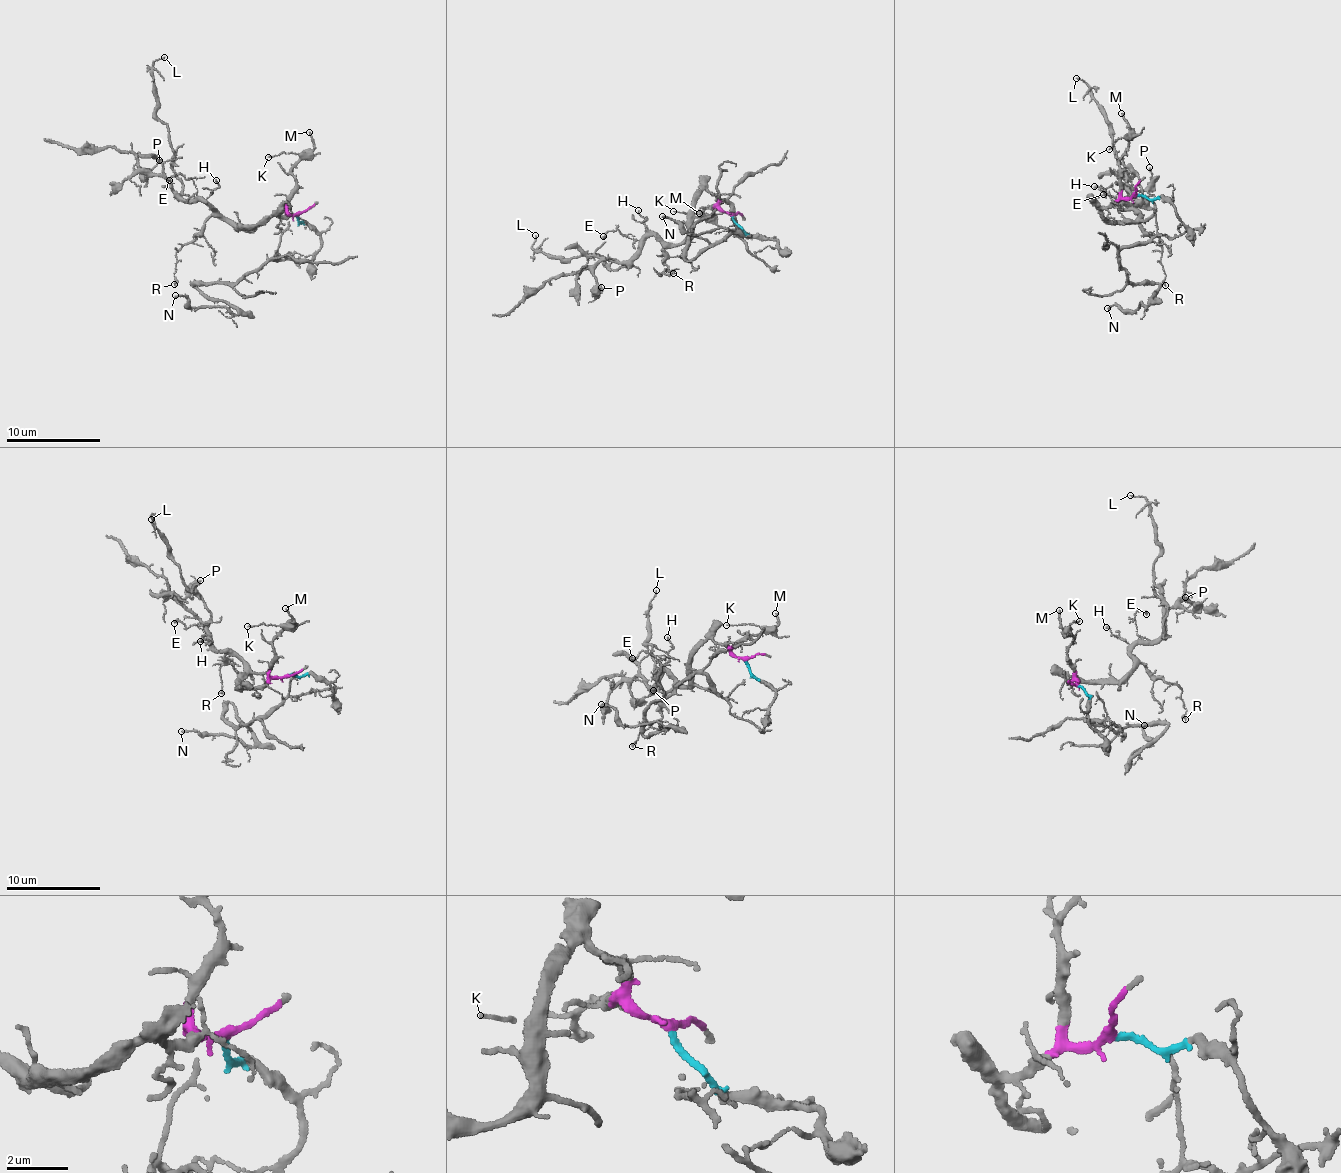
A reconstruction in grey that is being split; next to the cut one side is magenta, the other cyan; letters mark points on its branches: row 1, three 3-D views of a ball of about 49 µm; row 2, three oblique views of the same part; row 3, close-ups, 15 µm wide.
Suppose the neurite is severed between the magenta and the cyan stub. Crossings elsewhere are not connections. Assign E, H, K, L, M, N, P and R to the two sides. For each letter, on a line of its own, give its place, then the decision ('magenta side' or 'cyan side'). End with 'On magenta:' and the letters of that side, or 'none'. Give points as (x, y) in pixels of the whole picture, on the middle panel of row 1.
E: at (603, 236); magenta side
H: at (638, 210); magenta side
K: at (673, 211); magenta side
L: at (535, 235); magenta side
M: at (699, 213); magenta side
N: at (662, 216); cyan side
P: at (601, 287); magenta side
R: at (673, 273); magenta side
On magenta: E, H, K, L, M, P, R

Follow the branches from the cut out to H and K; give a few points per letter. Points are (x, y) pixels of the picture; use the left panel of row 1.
H: (297, 214), (288, 211), (285, 216), (275, 214), (239, 231), (214, 214), (206, 199), (219, 185), (216, 180)
K: (297, 214), (285, 209), (298, 158), (296, 154), (268, 156)

